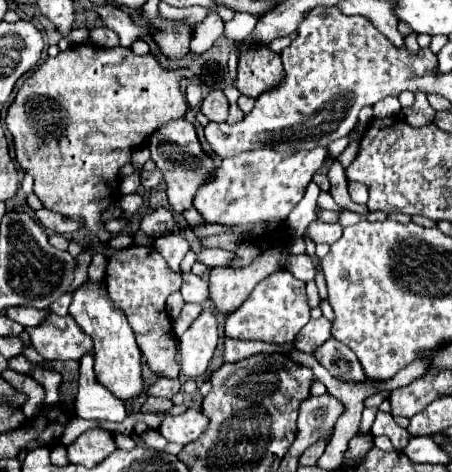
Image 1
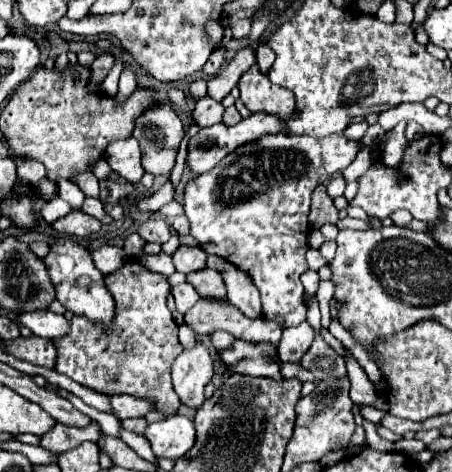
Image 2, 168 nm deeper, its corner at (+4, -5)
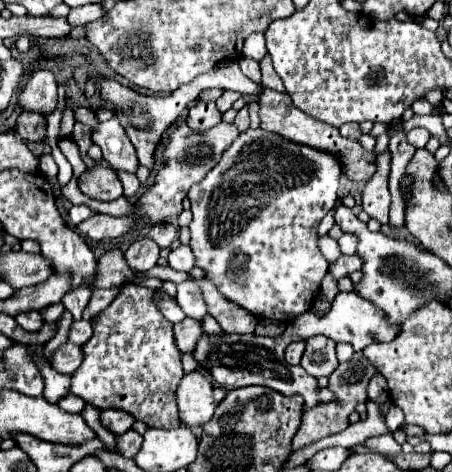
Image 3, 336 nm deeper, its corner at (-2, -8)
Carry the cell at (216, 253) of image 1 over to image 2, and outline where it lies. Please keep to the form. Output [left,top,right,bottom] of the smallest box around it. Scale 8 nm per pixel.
[172,245,206,273]

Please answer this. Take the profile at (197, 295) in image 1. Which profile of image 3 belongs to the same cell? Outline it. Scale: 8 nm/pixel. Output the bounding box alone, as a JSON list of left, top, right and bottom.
[176,282,206,320]

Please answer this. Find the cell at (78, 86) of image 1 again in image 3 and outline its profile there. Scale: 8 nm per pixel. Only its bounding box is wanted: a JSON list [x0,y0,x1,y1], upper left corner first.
[20,70,58,116]

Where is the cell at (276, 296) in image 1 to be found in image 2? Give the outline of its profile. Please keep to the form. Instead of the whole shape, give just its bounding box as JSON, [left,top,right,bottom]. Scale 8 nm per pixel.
[184,135,358,329]

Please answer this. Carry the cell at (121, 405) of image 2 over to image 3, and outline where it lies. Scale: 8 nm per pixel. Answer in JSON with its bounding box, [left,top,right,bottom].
[100,410,134,436]

